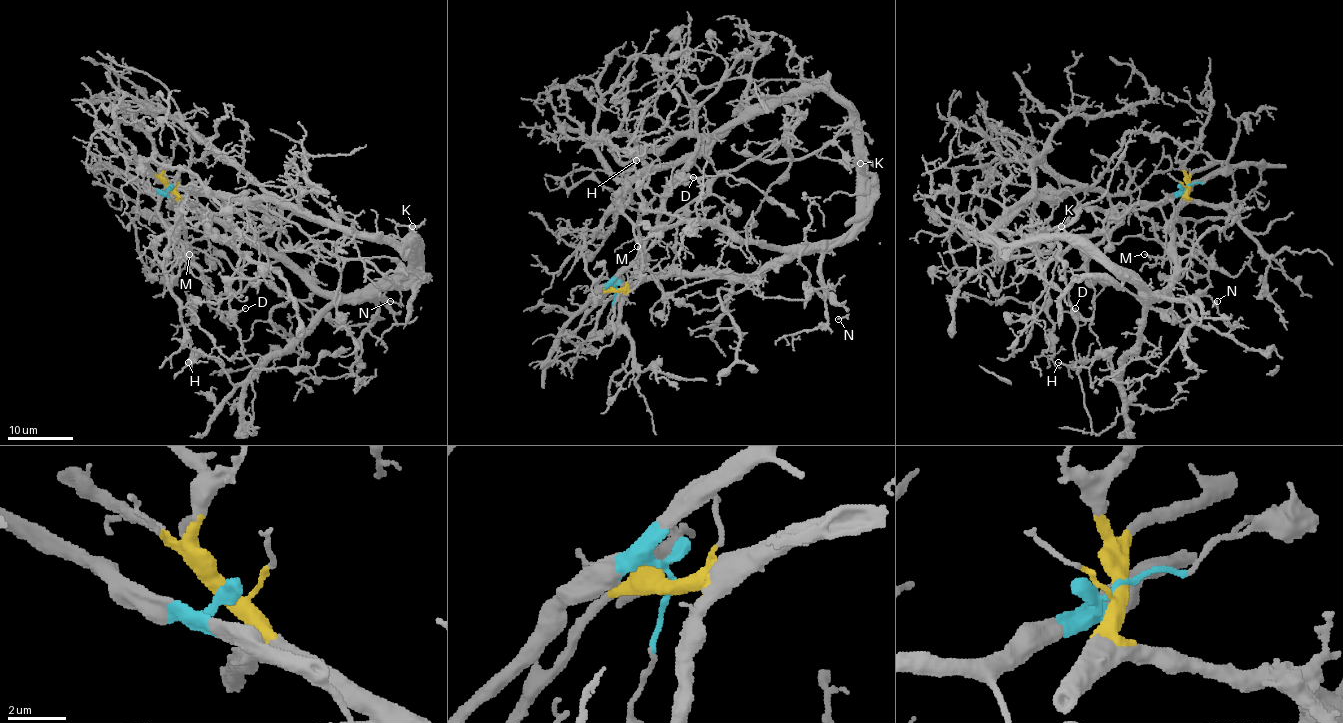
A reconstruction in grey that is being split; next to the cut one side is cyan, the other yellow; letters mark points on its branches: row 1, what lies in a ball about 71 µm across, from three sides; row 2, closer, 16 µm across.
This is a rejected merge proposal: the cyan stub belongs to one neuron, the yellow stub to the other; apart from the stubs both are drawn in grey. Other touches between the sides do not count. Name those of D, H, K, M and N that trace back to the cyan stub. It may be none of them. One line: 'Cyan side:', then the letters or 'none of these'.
Cyan side: D

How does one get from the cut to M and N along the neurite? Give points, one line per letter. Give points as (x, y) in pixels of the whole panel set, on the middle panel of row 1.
M: (616, 290), (634, 288), (647, 278), (625, 285), (641, 267), (638, 246)
N: (616, 290), (669, 275), (753, 275), (779, 260), (818, 251), (821, 286), (849, 314), (838, 319)

